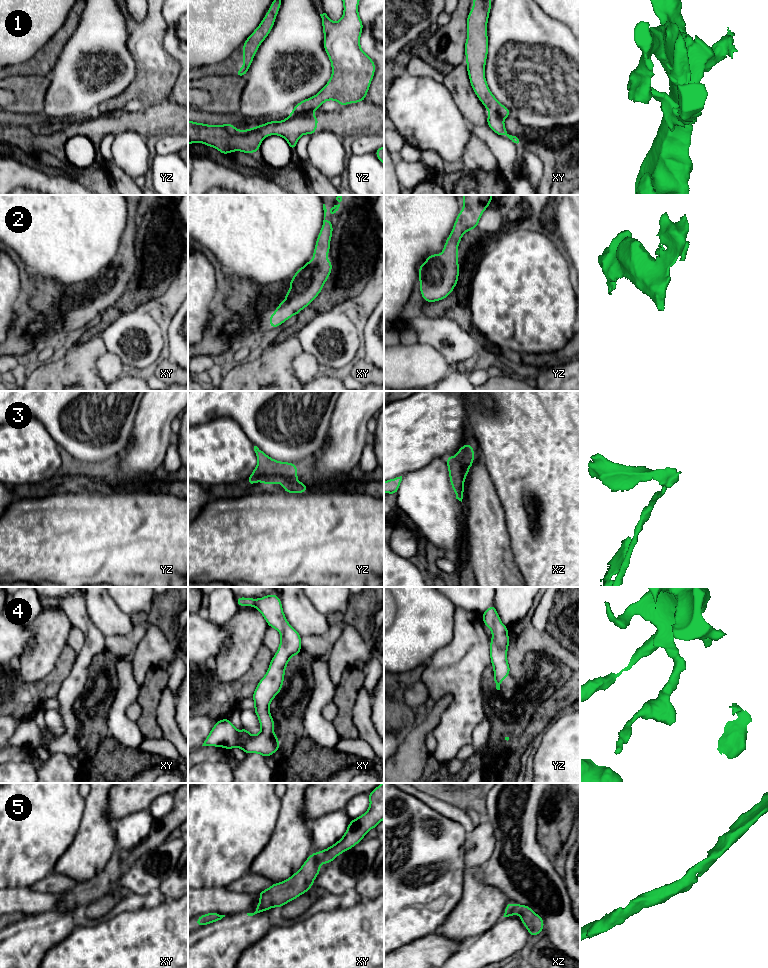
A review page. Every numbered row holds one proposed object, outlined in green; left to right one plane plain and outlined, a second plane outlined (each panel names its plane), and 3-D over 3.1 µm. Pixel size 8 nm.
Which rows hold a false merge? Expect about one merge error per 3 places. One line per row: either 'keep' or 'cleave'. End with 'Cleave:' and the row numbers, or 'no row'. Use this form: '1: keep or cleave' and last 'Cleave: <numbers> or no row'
1: cleave
2: keep
3: keep
4: keep
5: keep
Cleave: 1

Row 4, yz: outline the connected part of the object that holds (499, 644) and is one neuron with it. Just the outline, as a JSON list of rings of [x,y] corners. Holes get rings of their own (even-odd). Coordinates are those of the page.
[[[492,604],[483,614],[484,625],[488,626],[492,632],[490,642],[490,659],[494,667],[494,682],[496,689],[500,690],[501,682],[510,674],[510,667],[507,661],[507,650],[509,646],[508,627],[504,626],[499,618],[494,604]]]

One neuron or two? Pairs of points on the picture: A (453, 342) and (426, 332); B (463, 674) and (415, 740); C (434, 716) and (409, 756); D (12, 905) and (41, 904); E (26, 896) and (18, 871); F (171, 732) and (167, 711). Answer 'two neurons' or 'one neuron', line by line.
A: one neuron
B: two neurons
C: one neuron
D: one neuron
E: two neurons
F: one neuron

